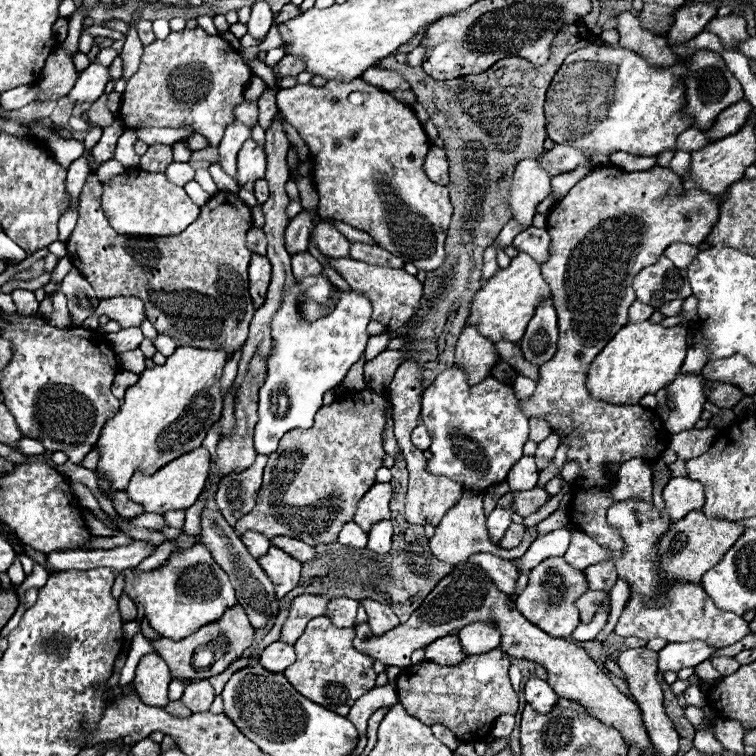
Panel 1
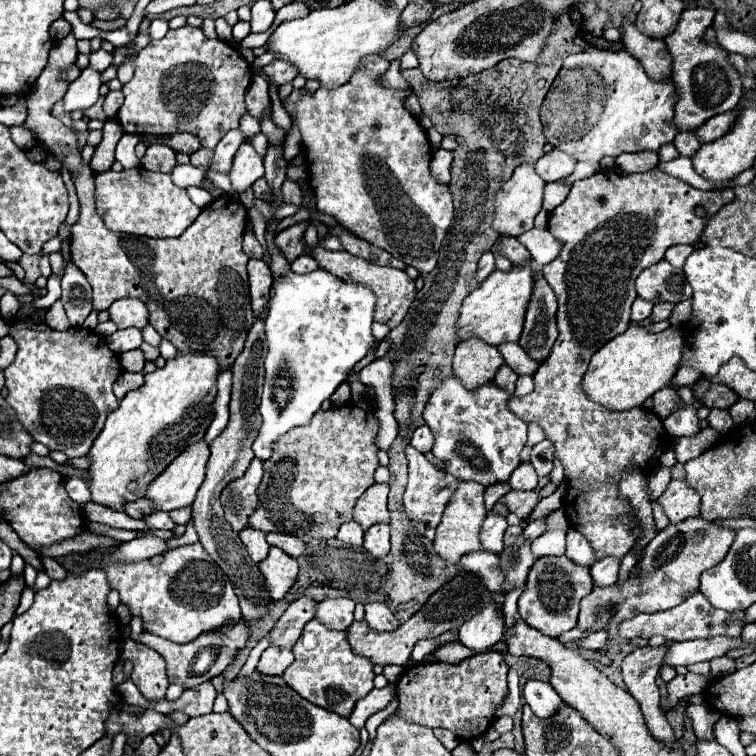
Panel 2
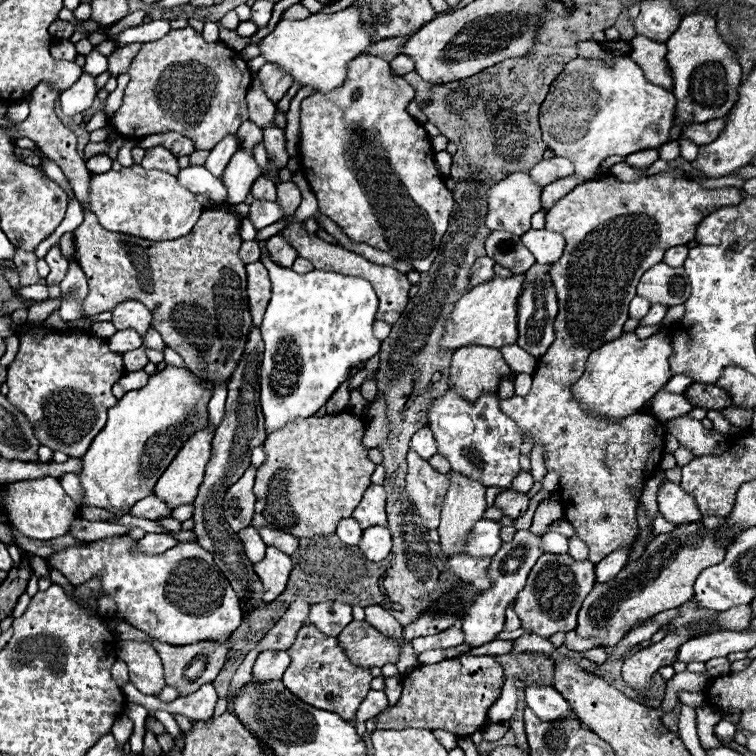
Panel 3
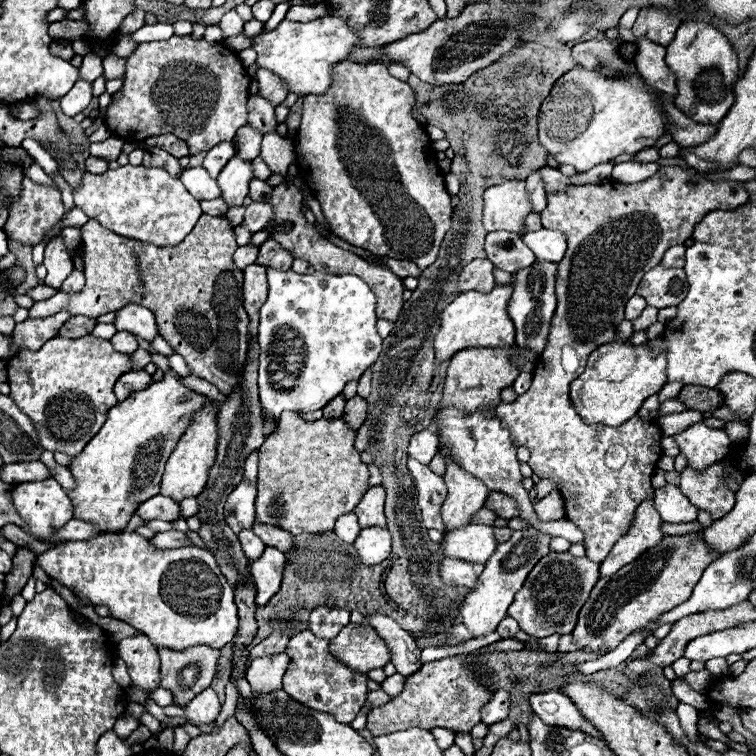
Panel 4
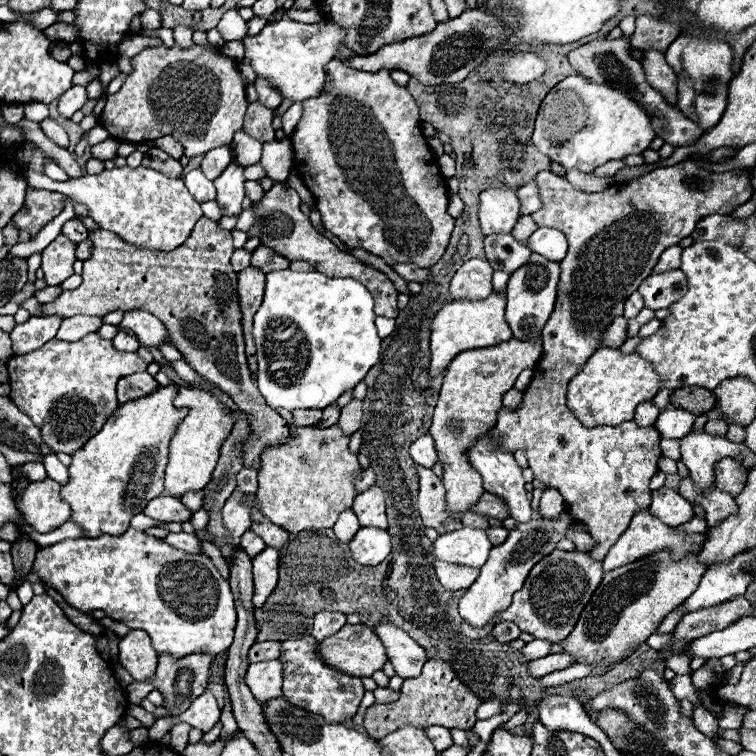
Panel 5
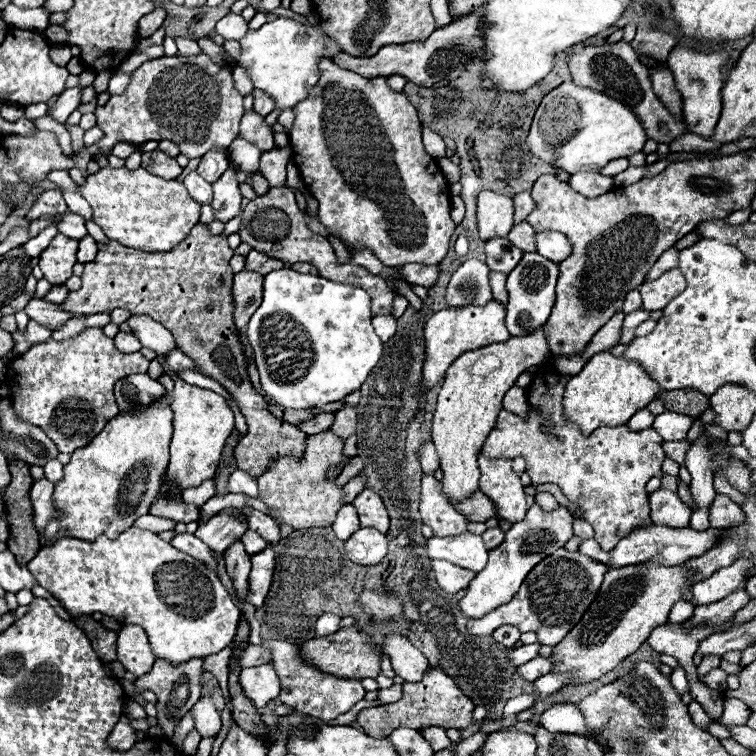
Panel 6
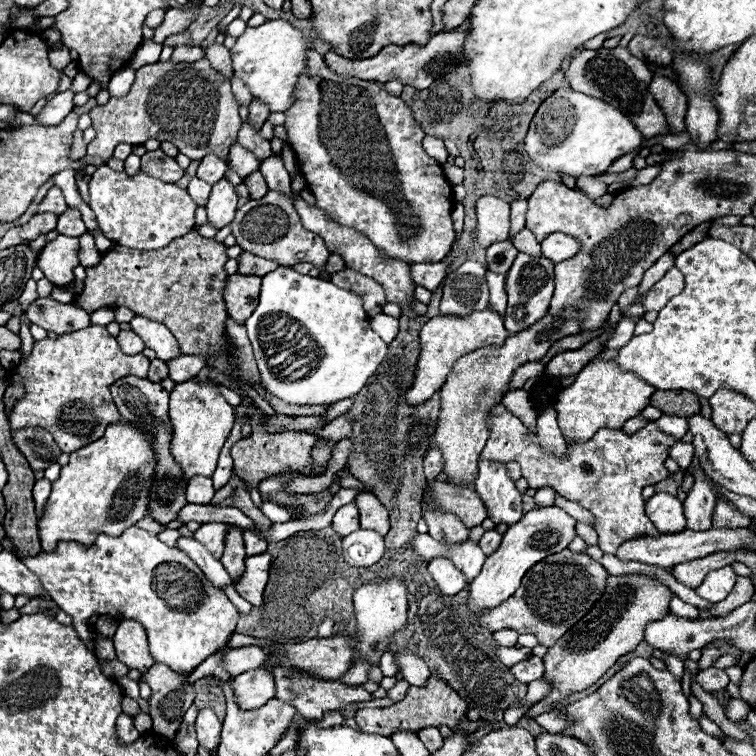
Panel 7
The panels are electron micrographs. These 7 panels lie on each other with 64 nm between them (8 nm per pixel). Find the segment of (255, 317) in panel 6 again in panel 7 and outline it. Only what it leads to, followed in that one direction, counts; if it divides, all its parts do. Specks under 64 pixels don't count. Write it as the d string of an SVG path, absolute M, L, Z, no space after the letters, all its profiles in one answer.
M278 266L262 276L260 300L252 316L246 320L246 328L266 390L284 402L300 406L332 404L344 398L354 398L388 354L388 344L370 330L368 314L362 308L360 296L322 278L298 274L290 266Z

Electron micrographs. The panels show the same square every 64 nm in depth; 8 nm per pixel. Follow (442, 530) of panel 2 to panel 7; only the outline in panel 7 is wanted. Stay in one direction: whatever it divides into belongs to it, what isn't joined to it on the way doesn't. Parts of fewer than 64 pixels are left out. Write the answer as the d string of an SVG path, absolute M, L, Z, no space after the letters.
M568 306L560 316L546 314L536 324L528 326L522 332L516 332L504 340L502 346L490 346L474 350L466 356L462 356L446 380L444 388L440 390L440 416L436 424L434 442L438 444L438 450L444 454L446 466L444 472L450 476L450 484L456 486L474 486L476 480L476 468L478 468L478 456L486 444L488 430L486 420L490 416L490 408L496 406L502 400L502 390L508 386L512 372L526 364L540 360L548 348L552 346L552 340L560 340L566 336L574 336L580 332L580 316L578 310Z

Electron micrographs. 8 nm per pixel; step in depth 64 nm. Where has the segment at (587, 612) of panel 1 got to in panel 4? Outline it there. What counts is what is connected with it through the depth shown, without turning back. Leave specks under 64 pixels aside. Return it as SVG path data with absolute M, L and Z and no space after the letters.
M702 532L684 536L666 536L662 544L650 548L632 564L626 564L616 574L600 578L588 602L578 614L578 624L572 632L574 642L584 652L608 654L630 634L646 630L658 616L672 610L692 596L704 568L718 558L704 544Z

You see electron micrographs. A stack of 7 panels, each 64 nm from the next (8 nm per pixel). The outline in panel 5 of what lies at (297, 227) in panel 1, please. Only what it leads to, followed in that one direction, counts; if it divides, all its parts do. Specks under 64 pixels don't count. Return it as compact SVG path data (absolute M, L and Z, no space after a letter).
M258 246L258 248L252 252L252 262L250 262L250 266L252 266L252 268L260 268L262 272L268 274L268 272L272 272L274 268L288 268L290 262L288 262L284 256L272 252L270 248Z

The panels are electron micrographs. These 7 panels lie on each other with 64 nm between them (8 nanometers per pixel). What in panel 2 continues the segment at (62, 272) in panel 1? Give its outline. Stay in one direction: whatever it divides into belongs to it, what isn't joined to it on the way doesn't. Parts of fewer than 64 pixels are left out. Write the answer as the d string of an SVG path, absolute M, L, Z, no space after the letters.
M54 274L48 277L47 281L47 294L41 299L35 299L32 304L38 308L49 308L56 300L61 297L61 276L56 276Z

